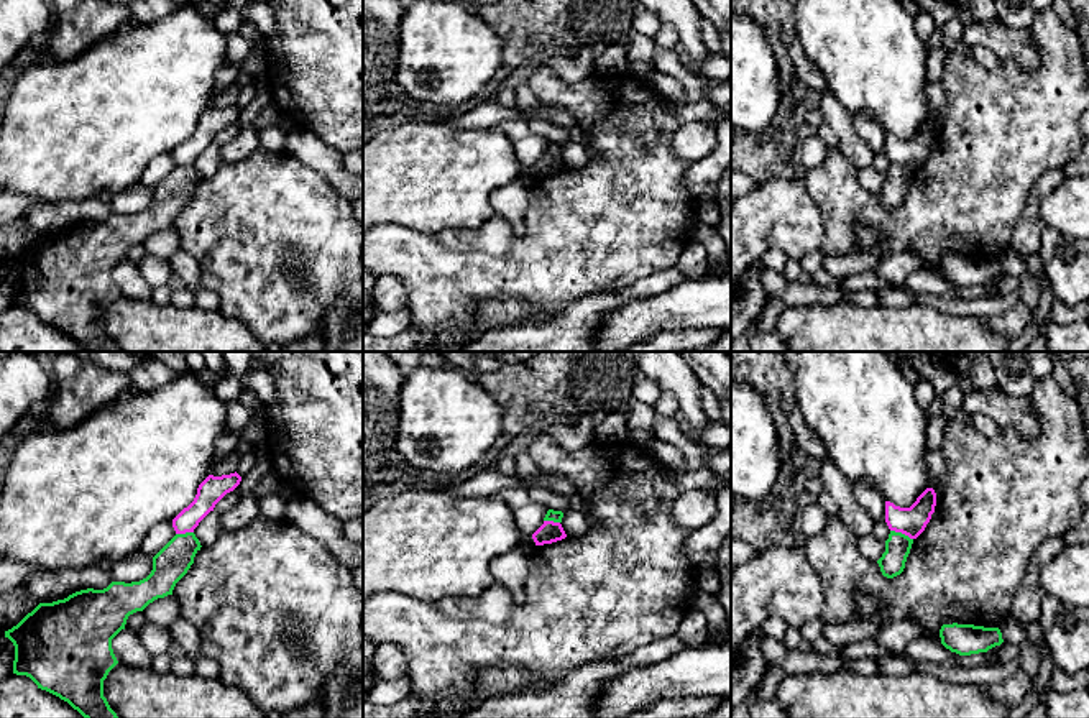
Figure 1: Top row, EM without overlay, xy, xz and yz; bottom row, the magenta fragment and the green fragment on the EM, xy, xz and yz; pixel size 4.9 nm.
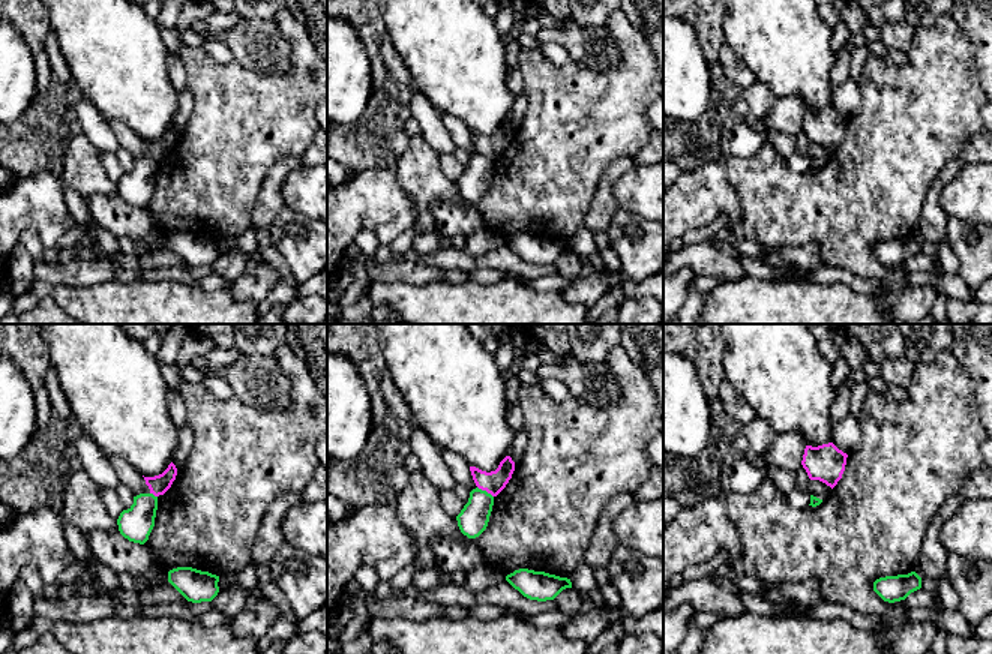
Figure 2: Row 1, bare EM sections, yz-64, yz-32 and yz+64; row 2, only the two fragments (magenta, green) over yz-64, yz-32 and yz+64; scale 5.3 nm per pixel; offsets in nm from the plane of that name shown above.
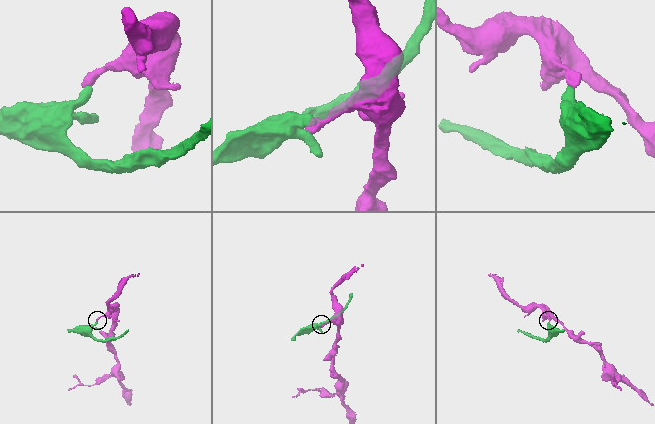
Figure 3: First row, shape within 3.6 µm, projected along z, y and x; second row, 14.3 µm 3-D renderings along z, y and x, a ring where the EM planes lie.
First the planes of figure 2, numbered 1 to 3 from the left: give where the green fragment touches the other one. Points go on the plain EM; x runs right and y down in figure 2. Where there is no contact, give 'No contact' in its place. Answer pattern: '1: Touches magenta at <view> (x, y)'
1: Touches magenta at yz-64 (153, 158)
2: Touches magenta at yz-32 (485, 153)
3: No contact

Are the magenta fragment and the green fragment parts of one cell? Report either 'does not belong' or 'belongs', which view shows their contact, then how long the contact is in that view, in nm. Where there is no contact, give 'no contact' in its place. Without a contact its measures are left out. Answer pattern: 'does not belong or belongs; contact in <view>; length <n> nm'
does not belong; contact in yz; length 120 nm

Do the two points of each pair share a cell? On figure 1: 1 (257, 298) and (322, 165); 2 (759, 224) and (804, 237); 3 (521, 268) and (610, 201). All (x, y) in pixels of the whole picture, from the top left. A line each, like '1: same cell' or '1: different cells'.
1: different cells
2: same cell
3: same cell

